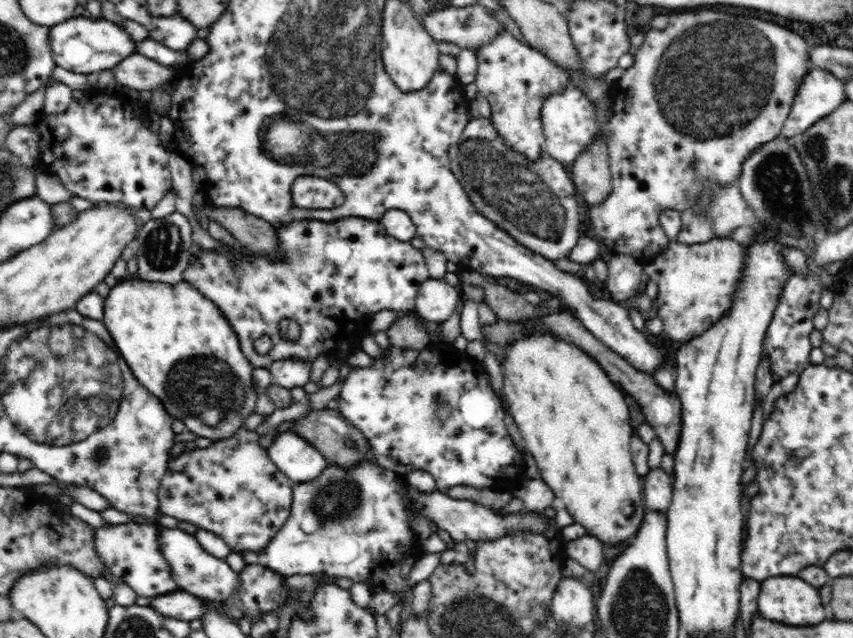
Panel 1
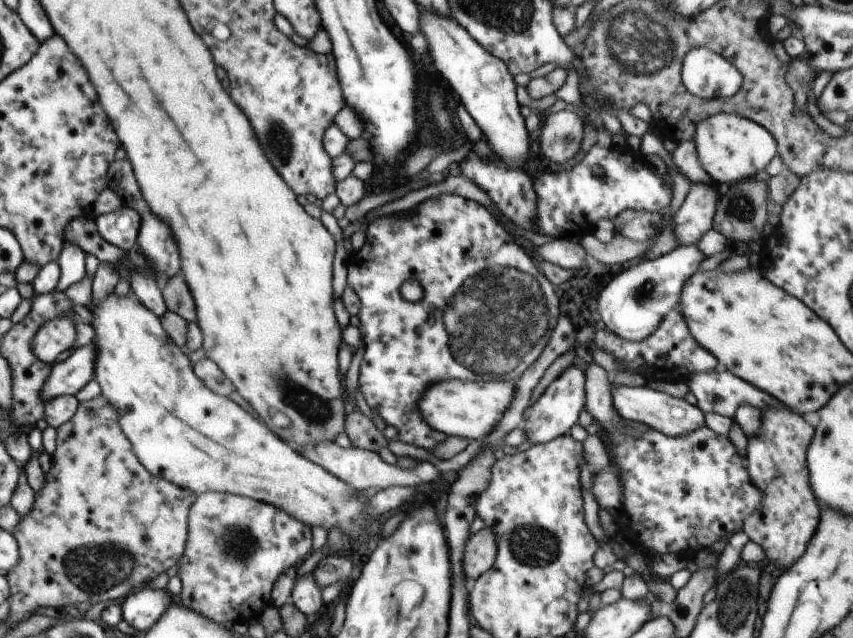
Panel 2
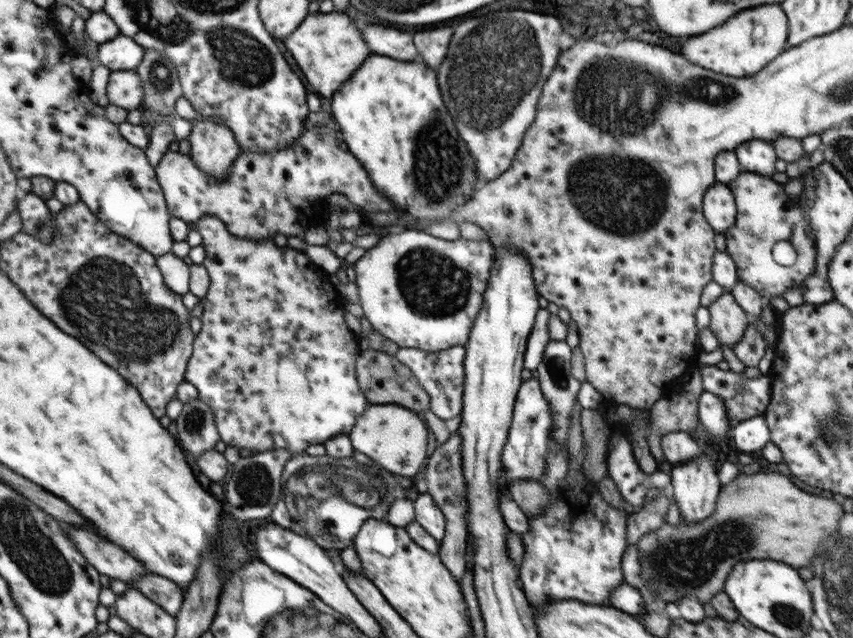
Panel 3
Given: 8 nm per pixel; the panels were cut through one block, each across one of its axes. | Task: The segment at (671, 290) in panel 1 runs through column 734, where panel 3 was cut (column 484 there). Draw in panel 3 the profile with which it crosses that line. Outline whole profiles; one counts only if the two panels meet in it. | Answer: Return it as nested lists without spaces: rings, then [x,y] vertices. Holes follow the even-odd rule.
[[[414,228],[396,229],[387,235],[382,235],[379,242],[369,248],[365,254],[356,260],[353,264],[354,270],[356,272],[356,286],[358,288],[359,304],[363,308],[364,314],[372,328],[383,334],[384,337],[389,338],[392,342],[395,342],[399,348],[418,348],[420,350],[432,353],[439,352],[441,350],[446,350],[451,346],[465,346],[468,342],[469,334],[474,324],[474,319],[478,316],[479,310],[481,309],[484,293],[486,290],[487,282],[490,278],[490,273],[493,268],[493,262],[495,261],[495,256],[497,251],[495,245],[490,241],[471,241],[460,237],[454,241],[443,240],[430,235],[429,232],[423,230],[418,230]]]

